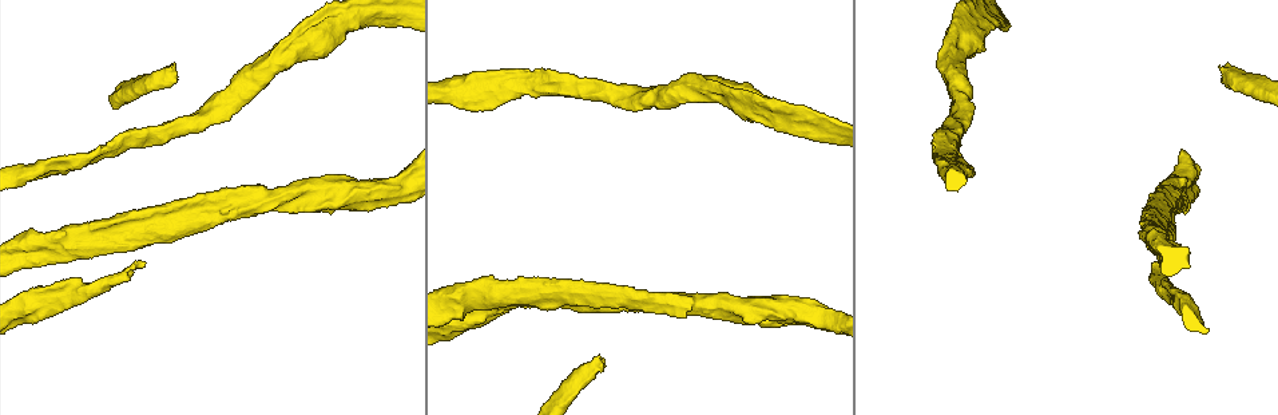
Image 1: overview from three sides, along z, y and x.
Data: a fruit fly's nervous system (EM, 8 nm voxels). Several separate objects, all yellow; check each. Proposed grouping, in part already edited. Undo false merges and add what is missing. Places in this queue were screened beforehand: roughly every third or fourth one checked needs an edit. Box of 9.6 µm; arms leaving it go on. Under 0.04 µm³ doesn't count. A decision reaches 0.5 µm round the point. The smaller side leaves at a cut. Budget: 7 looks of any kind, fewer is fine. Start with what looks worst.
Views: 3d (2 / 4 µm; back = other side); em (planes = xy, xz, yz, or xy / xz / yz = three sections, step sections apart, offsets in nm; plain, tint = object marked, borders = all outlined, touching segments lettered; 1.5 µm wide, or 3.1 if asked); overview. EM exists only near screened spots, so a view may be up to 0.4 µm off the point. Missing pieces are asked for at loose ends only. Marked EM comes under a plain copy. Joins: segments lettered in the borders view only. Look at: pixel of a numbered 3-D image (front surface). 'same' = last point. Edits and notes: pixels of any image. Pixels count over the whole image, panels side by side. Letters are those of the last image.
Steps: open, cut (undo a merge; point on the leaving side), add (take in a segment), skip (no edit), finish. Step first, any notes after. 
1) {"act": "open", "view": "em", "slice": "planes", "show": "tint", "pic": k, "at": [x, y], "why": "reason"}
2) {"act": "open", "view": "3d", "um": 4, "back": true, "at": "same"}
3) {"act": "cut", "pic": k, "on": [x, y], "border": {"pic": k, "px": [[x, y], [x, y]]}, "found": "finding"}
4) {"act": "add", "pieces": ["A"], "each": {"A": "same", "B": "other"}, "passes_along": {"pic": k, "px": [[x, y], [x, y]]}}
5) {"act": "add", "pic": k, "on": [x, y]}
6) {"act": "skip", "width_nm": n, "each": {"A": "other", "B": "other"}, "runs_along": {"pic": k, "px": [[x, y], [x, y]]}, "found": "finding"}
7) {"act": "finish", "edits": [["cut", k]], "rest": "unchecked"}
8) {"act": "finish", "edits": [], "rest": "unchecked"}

{"act": "open", "view": "3d", "um": 4, "pic": 1, "at": [172, 63], "why": "stops while still wide"}

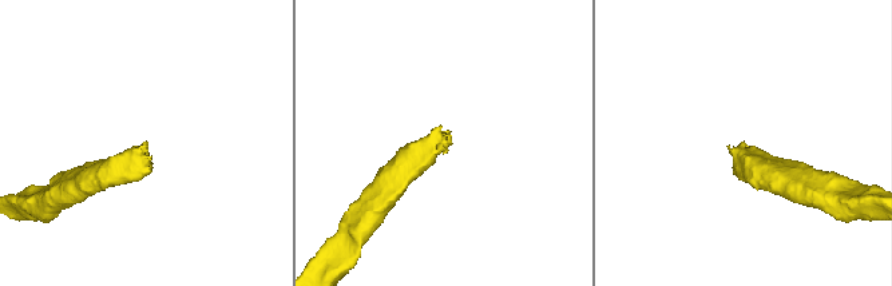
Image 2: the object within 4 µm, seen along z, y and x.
{"act": "open", "view": "em", "slice": "planes", "show": "borders", "pic": 2, "at": [138, 147], "why": "now the EM"}

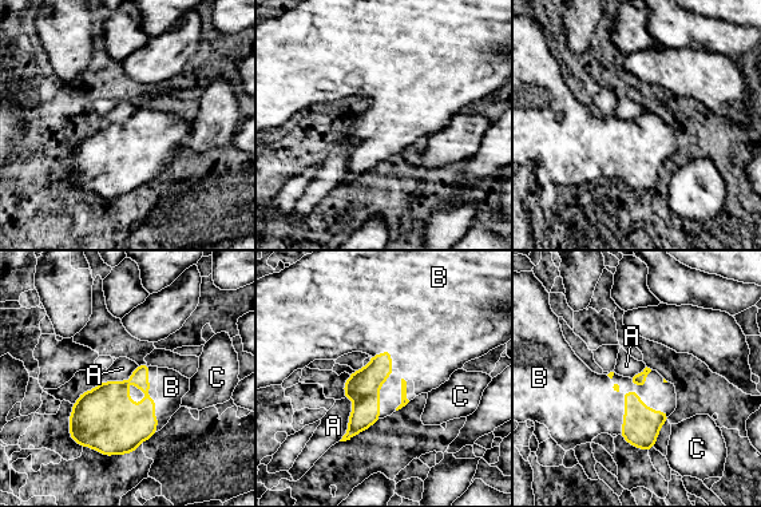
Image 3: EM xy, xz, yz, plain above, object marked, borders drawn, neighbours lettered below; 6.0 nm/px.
{"act": "add", "pic": 3, "on": [583, 404], "each": {"A": "other", "B": "same", "C": "other"}, "found": "it goes on there"}

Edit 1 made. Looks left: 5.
{"act": "open", "view": "3d", "um": 4, "pic": 1, "at": [117, 218], "why": "thick end"}

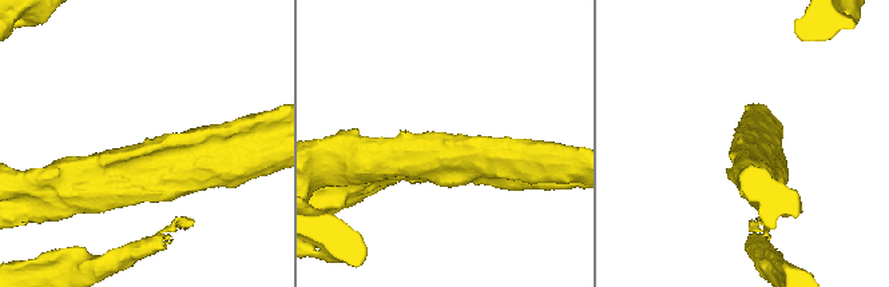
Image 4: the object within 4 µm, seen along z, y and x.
{"act": "open", "view": "em", "slice": "yz", "step": 4, "show": "tint", "pic": 4, "at": [734, 147], "why": "need the tissue"}

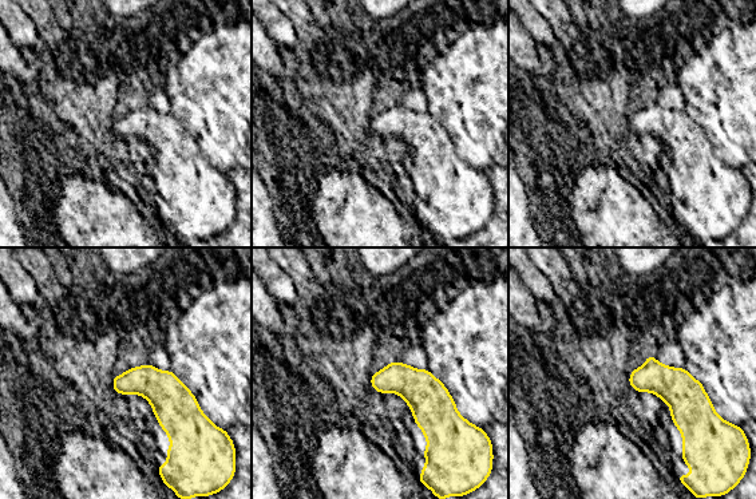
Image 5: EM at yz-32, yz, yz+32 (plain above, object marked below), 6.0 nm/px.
{"act": "open", "view": "em", "slice": "xy", "step": 8, "show": "borders", "at": "same", "why": "another direction"}

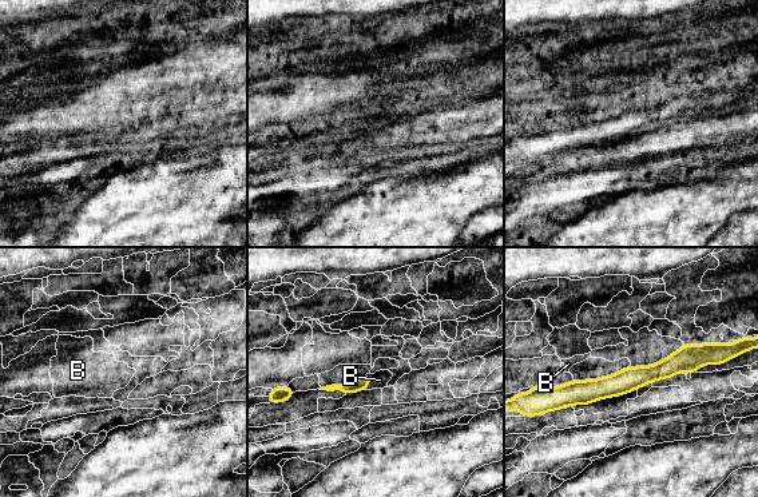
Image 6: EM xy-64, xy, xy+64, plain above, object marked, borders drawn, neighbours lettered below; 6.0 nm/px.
{"act": "skip", "each": {"B": "other"}, "runs_along": {"pic": 6, "px": [[711, 361], [554, 390]]}, "found": "no lettered segment goes on from it"}

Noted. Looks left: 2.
{"act": "open", "view": "em", "slice": "planes", "show": "borders", "pic": 1, "at": [29, 237], "why": "an open end"}

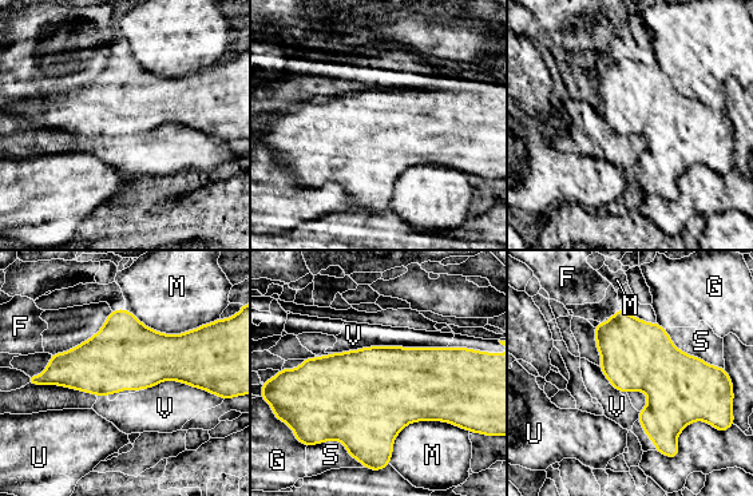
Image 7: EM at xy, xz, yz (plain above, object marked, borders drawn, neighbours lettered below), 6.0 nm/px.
{"act": "skip", "width_nm": 420, "longest_contact_nm": ["V", 700], "each": {"F": "other", "G": "other", "M": "other", "S": "other", "U": "other", "V": "other"}, "found": "none of them fits"}

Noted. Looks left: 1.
{"act": "finish", "edits": [["add", 3]], "rest": "unchecked"}

